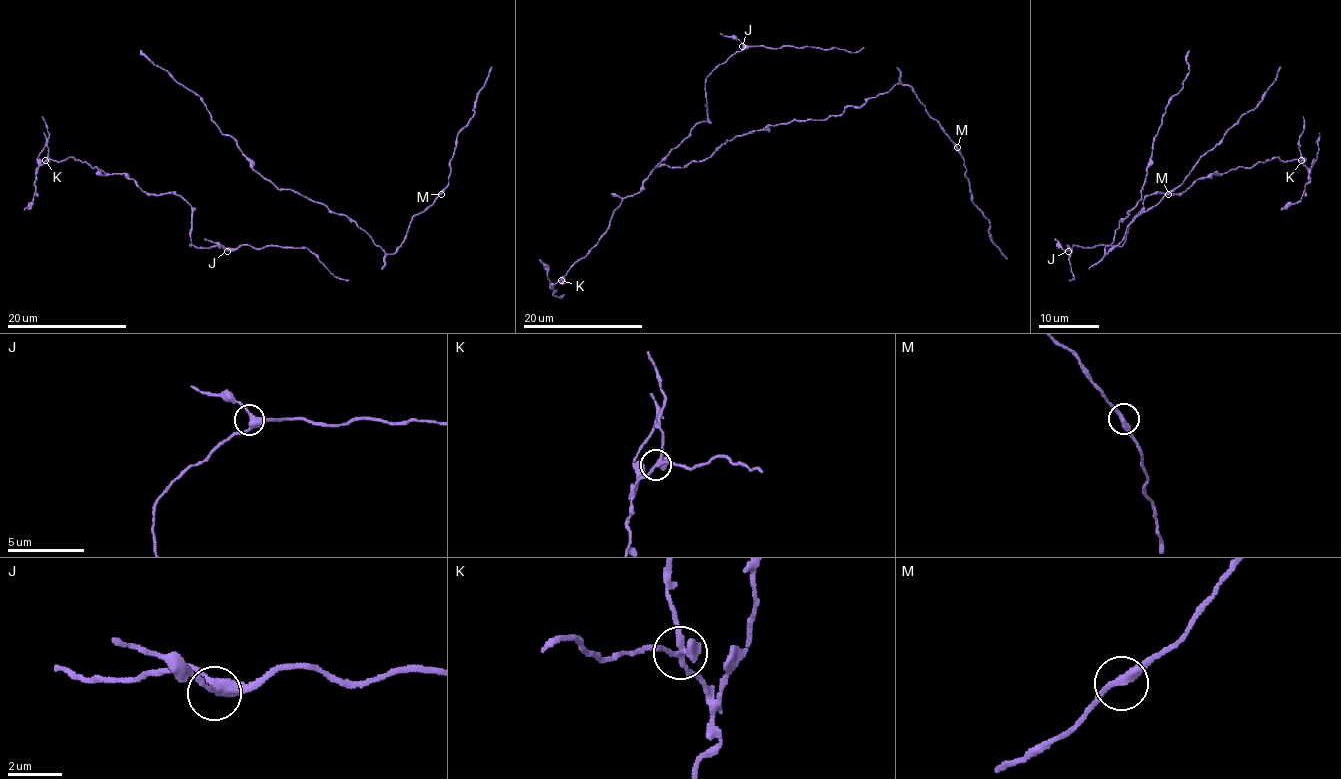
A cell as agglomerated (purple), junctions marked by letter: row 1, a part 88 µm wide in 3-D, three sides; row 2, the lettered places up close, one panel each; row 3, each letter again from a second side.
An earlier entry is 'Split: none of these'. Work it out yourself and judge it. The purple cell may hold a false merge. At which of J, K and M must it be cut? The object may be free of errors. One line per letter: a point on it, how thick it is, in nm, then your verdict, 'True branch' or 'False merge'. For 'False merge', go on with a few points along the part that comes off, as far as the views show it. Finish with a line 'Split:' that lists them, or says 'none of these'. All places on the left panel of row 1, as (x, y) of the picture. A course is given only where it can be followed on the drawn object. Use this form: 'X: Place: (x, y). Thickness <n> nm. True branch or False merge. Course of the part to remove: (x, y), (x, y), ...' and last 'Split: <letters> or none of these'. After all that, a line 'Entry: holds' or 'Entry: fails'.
J: Place: (227, 251). Thickness 360 nm. True branch
K: Place: (45, 160). Thickness 280 nm. False merge. Course of the part to remove: (45, 161), (38, 168), (32, 203), (24, 210)
M: Place: (441, 194). Thickness 300 nm. True branch
Split: K
Entry: fails

